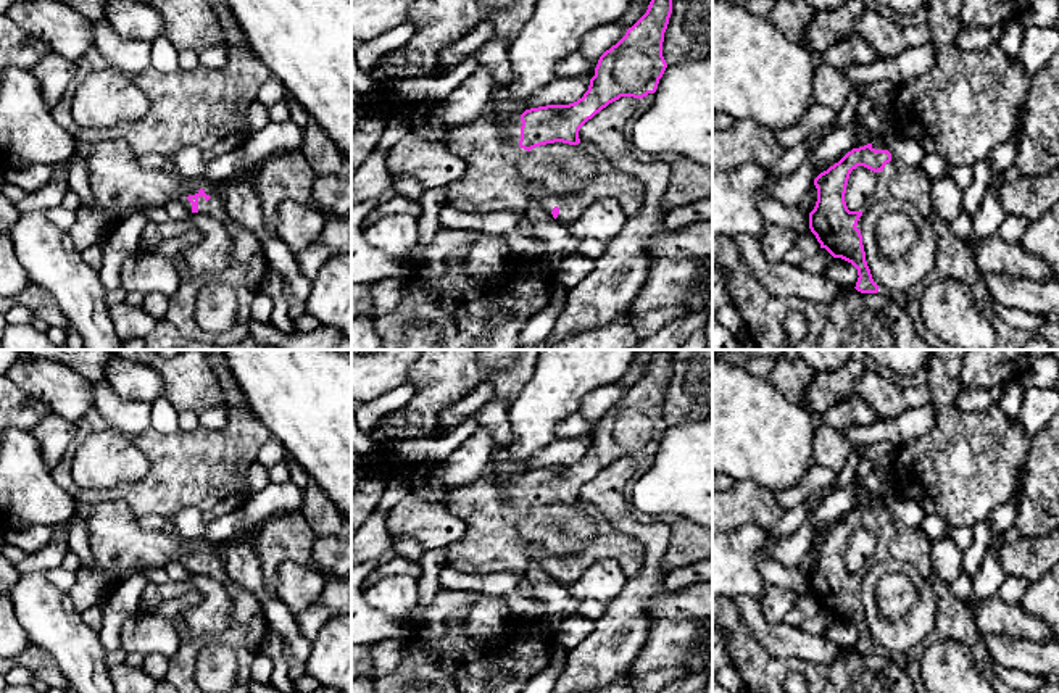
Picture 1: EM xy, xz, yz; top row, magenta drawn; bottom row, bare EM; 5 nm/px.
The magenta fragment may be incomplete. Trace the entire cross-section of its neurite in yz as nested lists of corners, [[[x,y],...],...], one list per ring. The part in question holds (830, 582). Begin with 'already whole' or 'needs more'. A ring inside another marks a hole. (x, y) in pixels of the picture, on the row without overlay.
needs more | [[[883,501],[853,509],[814,540],[817,562],[809,574],[809,590],[820,609],[858,630],[859,638],[854,648],[858,653],[888,656],[906,669],[916,683],[917,693],[932,693],[925,687],[920,672],[920,662],[930,641],[956,641],[962,645],[972,654],[978,672],[991,683],[995,693],[1059,693],[1059,685],[1049,682],[1035,691],[1015,690],[995,675],[993,658],[983,643],[983,635],[977,629],[975,616],[966,601],[957,600],[951,593],[951,583],[943,582],[936,575],[930,559],[930,543],[932,540],[922,529],[911,529],[895,519]],[[858,527],[877,535],[875,559],[909,562],[933,587],[936,595],[935,629],[924,645],[916,645],[907,651],[890,651],[874,643],[859,591],[862,572],[849,572],[845,562],[849,535]]]

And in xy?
needs more | [[[124,501],[77,503],[69,524],[77,519],[85,522],[95,567],[114,580],[116,587],[137,572],[164,569],[168,562],[181,562],[192,574],[213,577],[226,587],[234,611],[221,638],[237,656],[235,687],[227,693],[250,693],[251,664],[261,651],[269,624],[263,601],[227,575],[218,553],[221,543],[145,530]]]

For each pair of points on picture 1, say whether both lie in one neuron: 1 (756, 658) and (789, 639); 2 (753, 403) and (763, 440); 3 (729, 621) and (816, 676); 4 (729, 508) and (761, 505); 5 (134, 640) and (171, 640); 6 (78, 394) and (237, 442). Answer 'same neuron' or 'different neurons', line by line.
1: different neurons
2: same neuron
3: same neuron
4: same neuron
5: same neuron
6: different neurons

